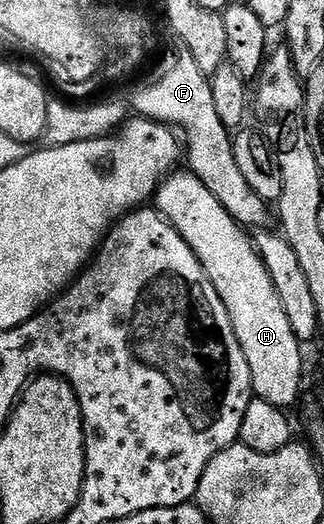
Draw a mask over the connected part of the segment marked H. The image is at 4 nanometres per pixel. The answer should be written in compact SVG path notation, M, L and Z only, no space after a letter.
M189 171L172 172L164 177L153 198L154 208L158 209L163 218L172 225L193 247L193 255L205 267L217 295L221 295L221 303L225 303L225 311L229 311L229 319L233 323L233 331L237 335L237 343L241 343L241 351L245 351L245 360L249 363L251 388L254 396L265 403L273 403L273 407L284 411L290 410L290 405L299 397L299 388L303 385L303 353L301 342L293 335L293 327L289 327L289 318L285 315L285 307L281 307L281 299L273 287L273 279L269 279L269 271L259 258L255 242L249 236L248 230L217 203L217 195L197 179Z

